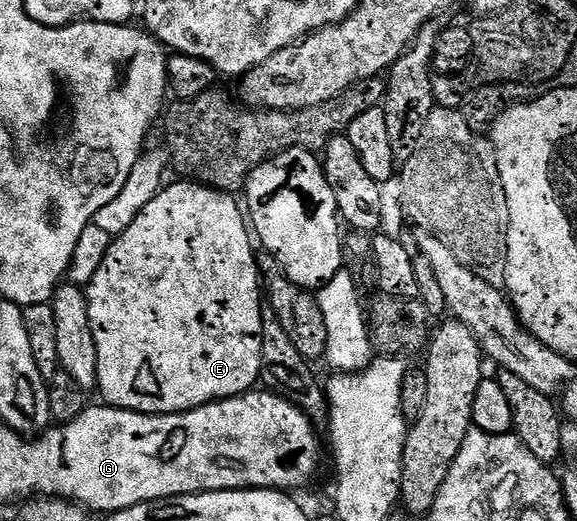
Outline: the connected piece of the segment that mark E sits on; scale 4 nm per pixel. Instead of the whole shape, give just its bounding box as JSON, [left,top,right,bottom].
[87,181,263,415]

